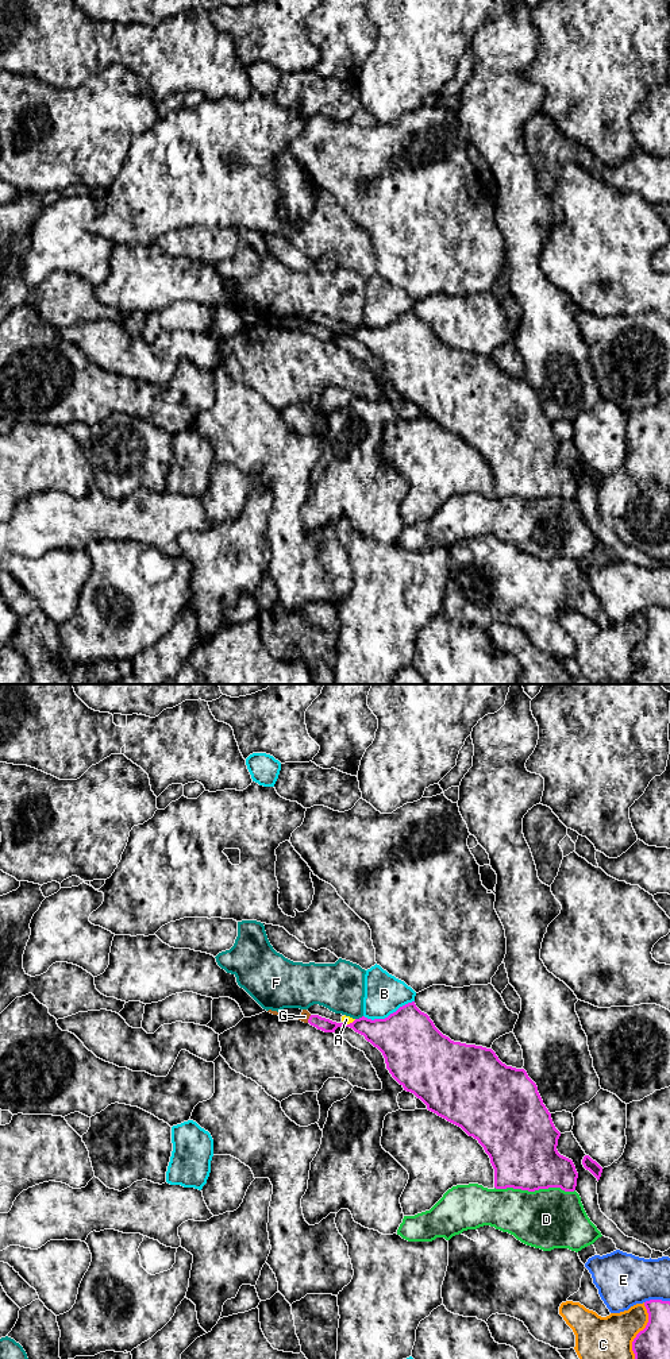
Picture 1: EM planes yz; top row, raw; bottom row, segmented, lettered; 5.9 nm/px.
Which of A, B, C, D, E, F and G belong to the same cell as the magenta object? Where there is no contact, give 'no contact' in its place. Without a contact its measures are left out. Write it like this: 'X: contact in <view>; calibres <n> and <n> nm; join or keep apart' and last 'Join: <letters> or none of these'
A: contact in yz; calibres 220 and 50 nm; keep apart
B: contact in yz; calibres 360 and 240 nm; keep apart
C: contact in yz; calibres 220 and 320 nm; keep apart
D: contact in yz; calibres 400 and 360 nm; keep apart
E: contact in yz; calibres 190 and 320 nm; keep apart
F: contact in yz; calibres 260 and 300 nm; keep apart
G: contact in yz; calibres 80 and 60 nm; join
Join: G

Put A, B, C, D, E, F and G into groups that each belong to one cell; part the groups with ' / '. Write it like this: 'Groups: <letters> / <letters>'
Groups: A / B / C / D / E / F / G

